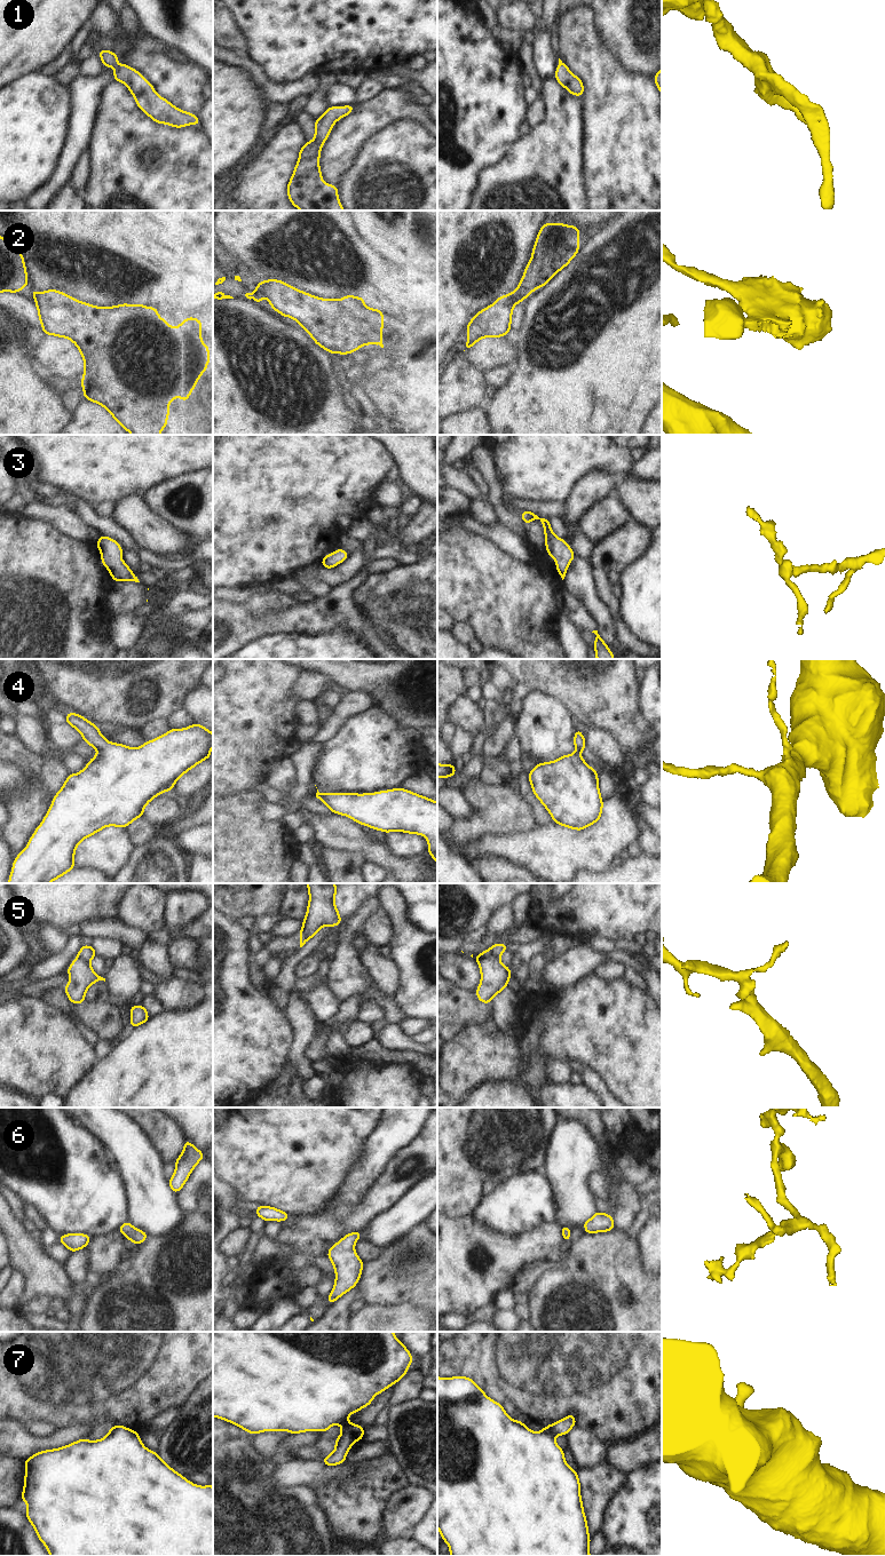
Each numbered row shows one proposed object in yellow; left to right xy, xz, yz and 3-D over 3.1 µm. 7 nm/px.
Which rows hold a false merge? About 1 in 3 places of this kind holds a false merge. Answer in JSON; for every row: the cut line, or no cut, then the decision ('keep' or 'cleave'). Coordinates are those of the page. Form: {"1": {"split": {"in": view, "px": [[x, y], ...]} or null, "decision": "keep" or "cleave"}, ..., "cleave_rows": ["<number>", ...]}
{"1": {"split": null, "decision": "keep"}, "2": {"split": {"in": "yz", "px": [[511, 293], [519, 302]]}, "decision": "cleave"}, "3": {"split": null, "decision": "keep"}, "4": {"split": null, "decision": "keep"}, "5": {"split": {"in": "yz", "px": [[497, 955], [484, 958], [479, 962]]}, "decision": "cleave"}, "6": {"split": null, "decision": "keep"}, "7": {"split": null, "decision": "keep"}, "cleave_rows": ["2", "5"]}

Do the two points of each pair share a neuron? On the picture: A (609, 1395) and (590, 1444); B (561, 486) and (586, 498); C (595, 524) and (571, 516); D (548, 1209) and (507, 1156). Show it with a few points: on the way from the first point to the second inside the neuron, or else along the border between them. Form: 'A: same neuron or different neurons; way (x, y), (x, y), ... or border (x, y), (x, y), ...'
A: different neurons; border (575, 1426), (592, 1433), (602, 1443)
B: different neurons; border (591, 471), (586, 473), (575, 484), (563, 502)
C: different neurons; border (600, 500), (584, 513), (577, 524)
D: different neurons; border (536, 1172), (519, 1173), (507, 1177), (502, 1183)

